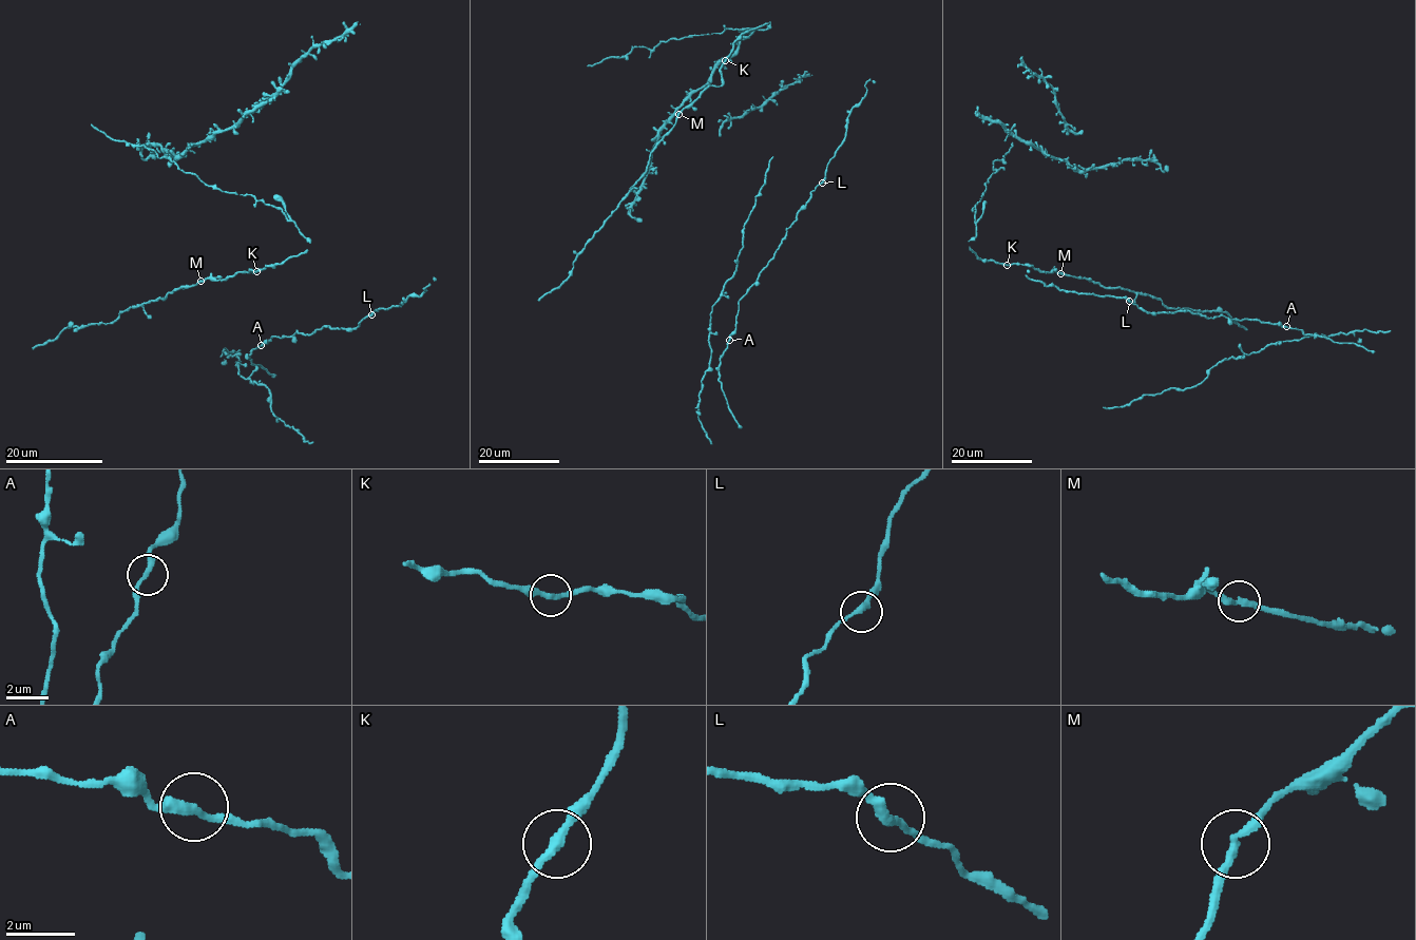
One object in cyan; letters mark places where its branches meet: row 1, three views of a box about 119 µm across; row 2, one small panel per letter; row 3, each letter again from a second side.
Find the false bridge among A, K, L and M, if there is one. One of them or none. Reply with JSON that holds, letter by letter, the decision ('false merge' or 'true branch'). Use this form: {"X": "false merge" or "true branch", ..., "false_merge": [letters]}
{"A": "true branch", "K": "true branch", "L": "true branch", "M": "true branch", "false_merge": []}

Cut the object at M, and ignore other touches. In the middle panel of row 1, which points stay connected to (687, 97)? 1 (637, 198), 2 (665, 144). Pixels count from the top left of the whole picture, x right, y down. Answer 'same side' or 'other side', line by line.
1: same side
2: other side

